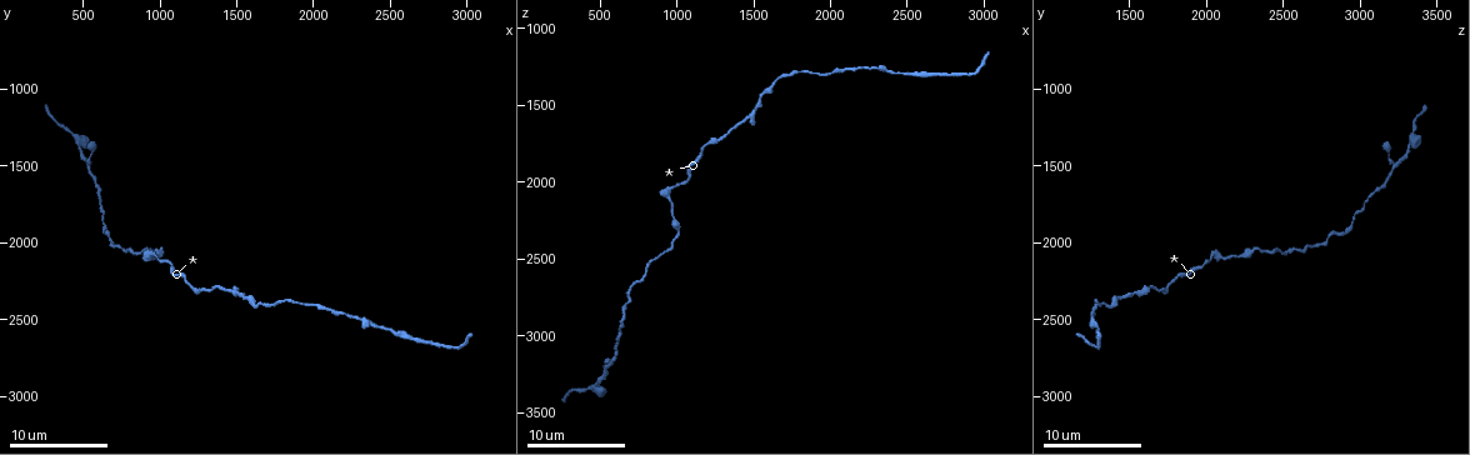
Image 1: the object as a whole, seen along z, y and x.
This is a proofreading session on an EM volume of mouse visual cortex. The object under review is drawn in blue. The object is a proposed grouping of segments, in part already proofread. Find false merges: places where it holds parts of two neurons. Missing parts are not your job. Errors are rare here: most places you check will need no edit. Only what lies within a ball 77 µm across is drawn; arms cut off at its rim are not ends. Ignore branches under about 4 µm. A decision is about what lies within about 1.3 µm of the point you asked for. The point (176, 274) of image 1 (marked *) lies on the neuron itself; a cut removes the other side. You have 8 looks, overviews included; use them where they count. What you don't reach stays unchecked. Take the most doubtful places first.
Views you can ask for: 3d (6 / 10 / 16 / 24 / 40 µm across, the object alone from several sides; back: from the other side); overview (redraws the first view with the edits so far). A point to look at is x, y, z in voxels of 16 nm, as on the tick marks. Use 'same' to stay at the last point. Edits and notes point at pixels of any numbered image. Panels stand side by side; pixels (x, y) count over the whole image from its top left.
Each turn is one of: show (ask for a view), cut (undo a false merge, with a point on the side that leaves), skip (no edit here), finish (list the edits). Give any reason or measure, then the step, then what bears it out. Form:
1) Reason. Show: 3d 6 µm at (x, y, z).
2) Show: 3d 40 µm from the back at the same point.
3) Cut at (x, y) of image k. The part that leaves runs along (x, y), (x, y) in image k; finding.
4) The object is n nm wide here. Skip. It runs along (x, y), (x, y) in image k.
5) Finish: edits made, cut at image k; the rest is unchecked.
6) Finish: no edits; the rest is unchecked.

Side arm on a straight run. Show: 3d 16 µm at (1540, 2340, 1460).

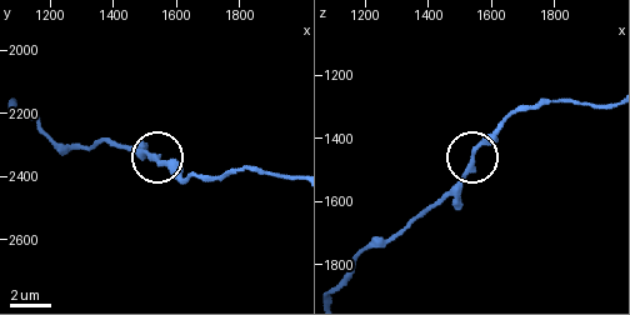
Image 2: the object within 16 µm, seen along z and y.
Skip. It runs along (20, 114), (65, 144), (136, 148), (166, 165), (185, 183) in image 2; one neuron here.

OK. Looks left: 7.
Thick turns thin. Show: 3d 16 µm at (1080, 2140, 1960).

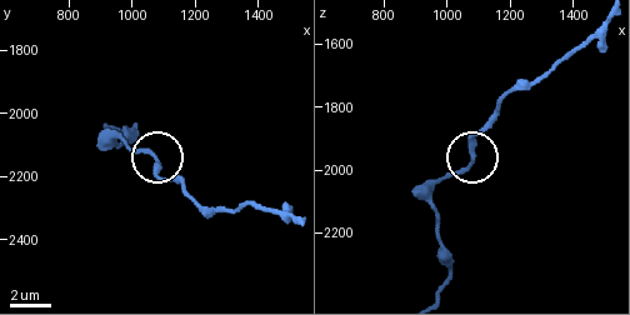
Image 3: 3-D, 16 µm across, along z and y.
Skip. All the same neuron.

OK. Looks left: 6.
Calibre changes. Show: 3d 10 µm at (1020, 2060, 2300).

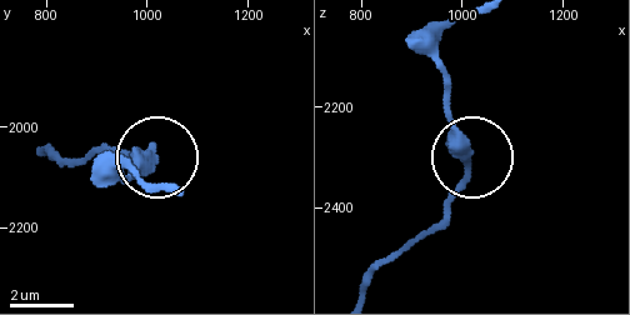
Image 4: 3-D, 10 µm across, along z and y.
Skip. One neuron here.

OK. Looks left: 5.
Sudden change in width. Show: 3d 6 µm at (2680, 2620, 1280).

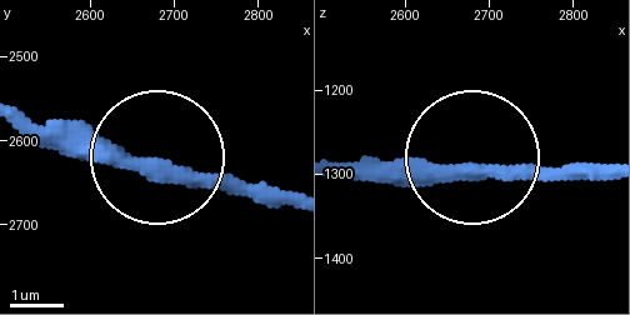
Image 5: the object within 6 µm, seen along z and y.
From behind. Show: 3d 6 µm from the back at (2685, 2635, 1300).

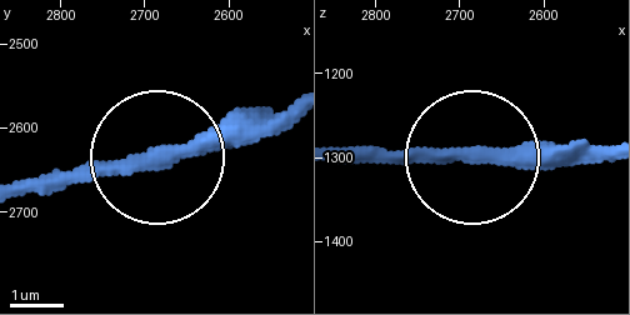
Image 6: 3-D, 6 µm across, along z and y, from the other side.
Skip. It runs along (603, 145), (346, 159) in image 6; one neuron here.

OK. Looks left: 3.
Finish: no edits; the rest is unchecked.

